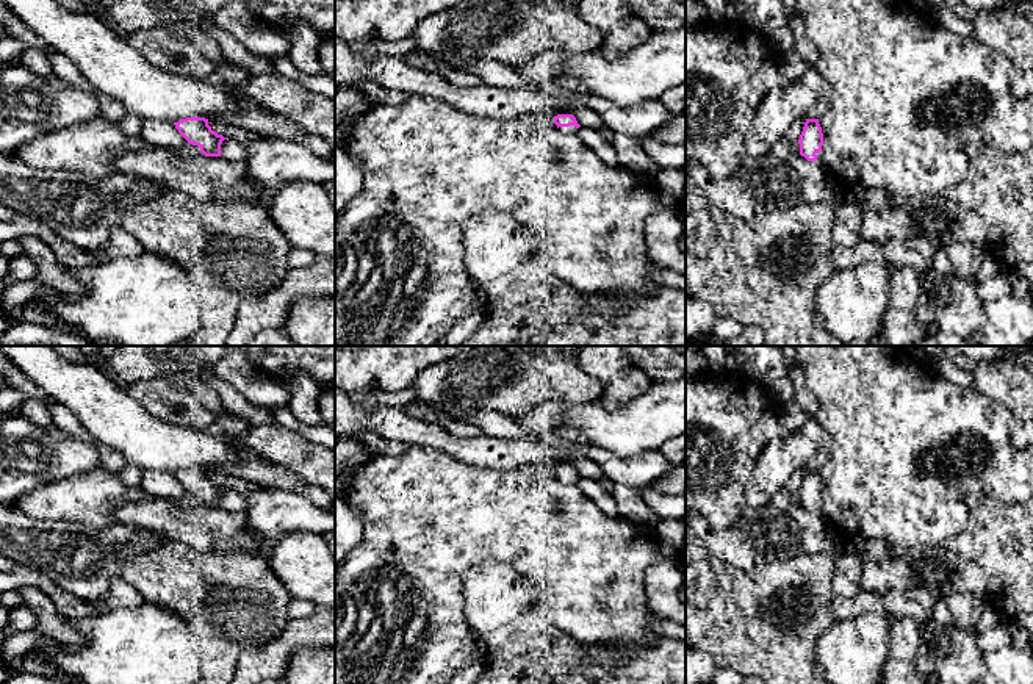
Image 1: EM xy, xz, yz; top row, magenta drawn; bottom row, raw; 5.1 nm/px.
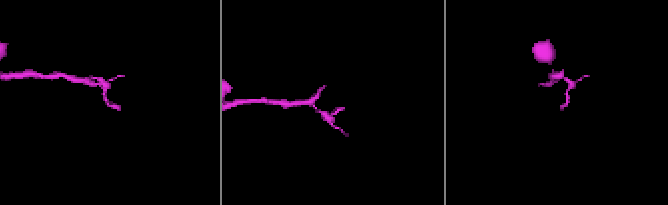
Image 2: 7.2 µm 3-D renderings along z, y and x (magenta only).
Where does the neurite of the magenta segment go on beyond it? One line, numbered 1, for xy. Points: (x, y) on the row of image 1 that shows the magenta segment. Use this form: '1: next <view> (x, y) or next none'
1: next none

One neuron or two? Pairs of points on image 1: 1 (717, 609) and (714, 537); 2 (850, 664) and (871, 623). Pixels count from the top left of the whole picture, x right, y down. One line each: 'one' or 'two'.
1: two
2: one

